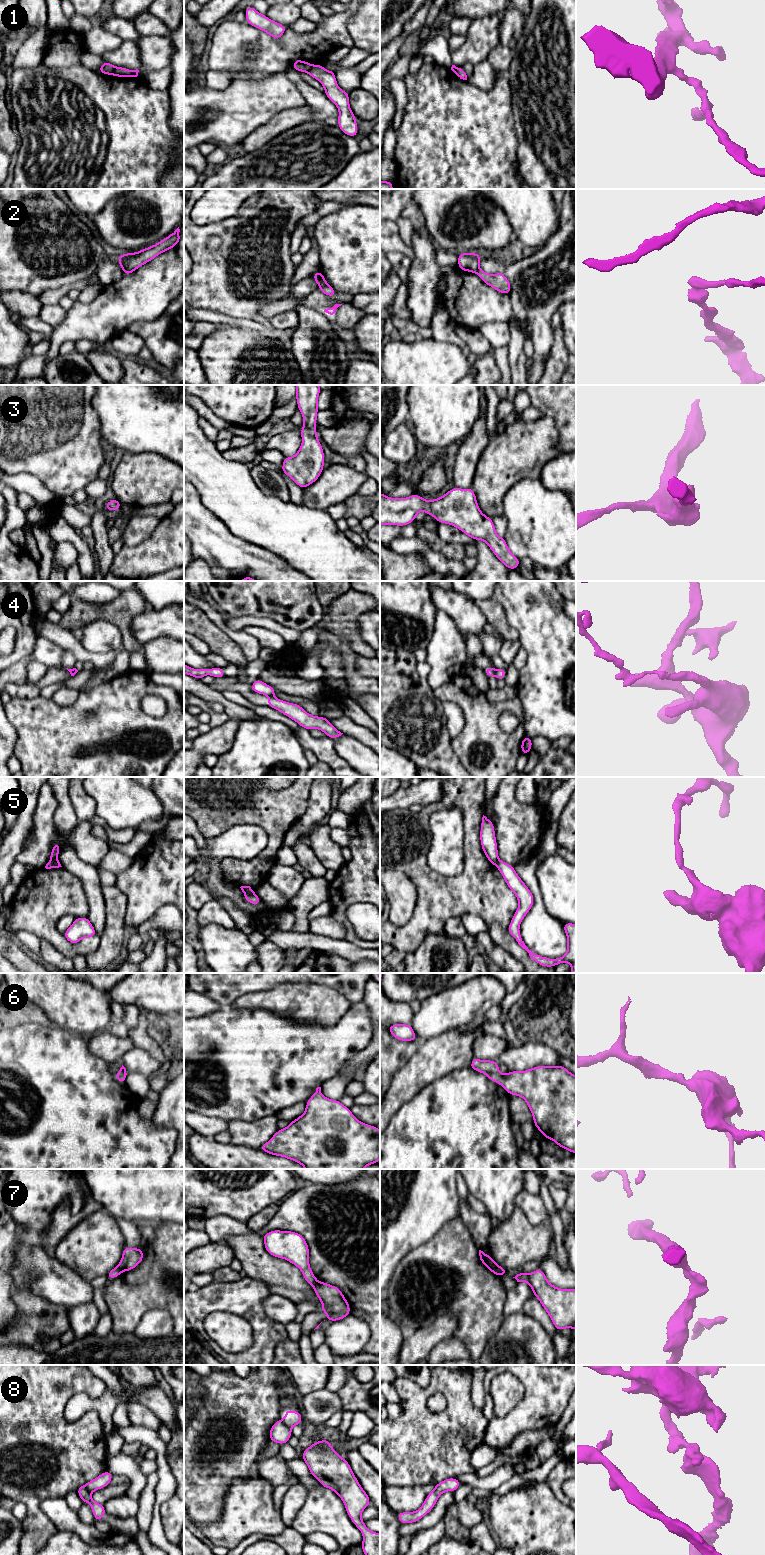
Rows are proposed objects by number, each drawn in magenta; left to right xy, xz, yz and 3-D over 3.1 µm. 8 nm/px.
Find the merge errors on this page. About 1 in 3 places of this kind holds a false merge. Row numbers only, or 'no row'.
1, 2, 4, 5, 7, 8

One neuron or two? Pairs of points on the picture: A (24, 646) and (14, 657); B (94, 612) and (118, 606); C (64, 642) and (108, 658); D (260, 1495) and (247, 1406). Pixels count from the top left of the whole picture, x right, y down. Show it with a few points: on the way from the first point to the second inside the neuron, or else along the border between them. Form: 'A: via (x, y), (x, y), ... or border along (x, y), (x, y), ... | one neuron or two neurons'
A: via (22, 649), (17, 654) | one neuron
B: via (100, 612), (112, 612) | one neuron
C: via (75, 648), (85, 657), (97, 658) | one neuron
D: border along (250, 1476), (247, 1478), (236, 1478), (228, 1486) | two neurons

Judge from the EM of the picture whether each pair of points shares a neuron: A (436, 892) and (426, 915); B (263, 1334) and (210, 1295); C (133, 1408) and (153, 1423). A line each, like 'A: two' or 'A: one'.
A: one
B: one
C: one

